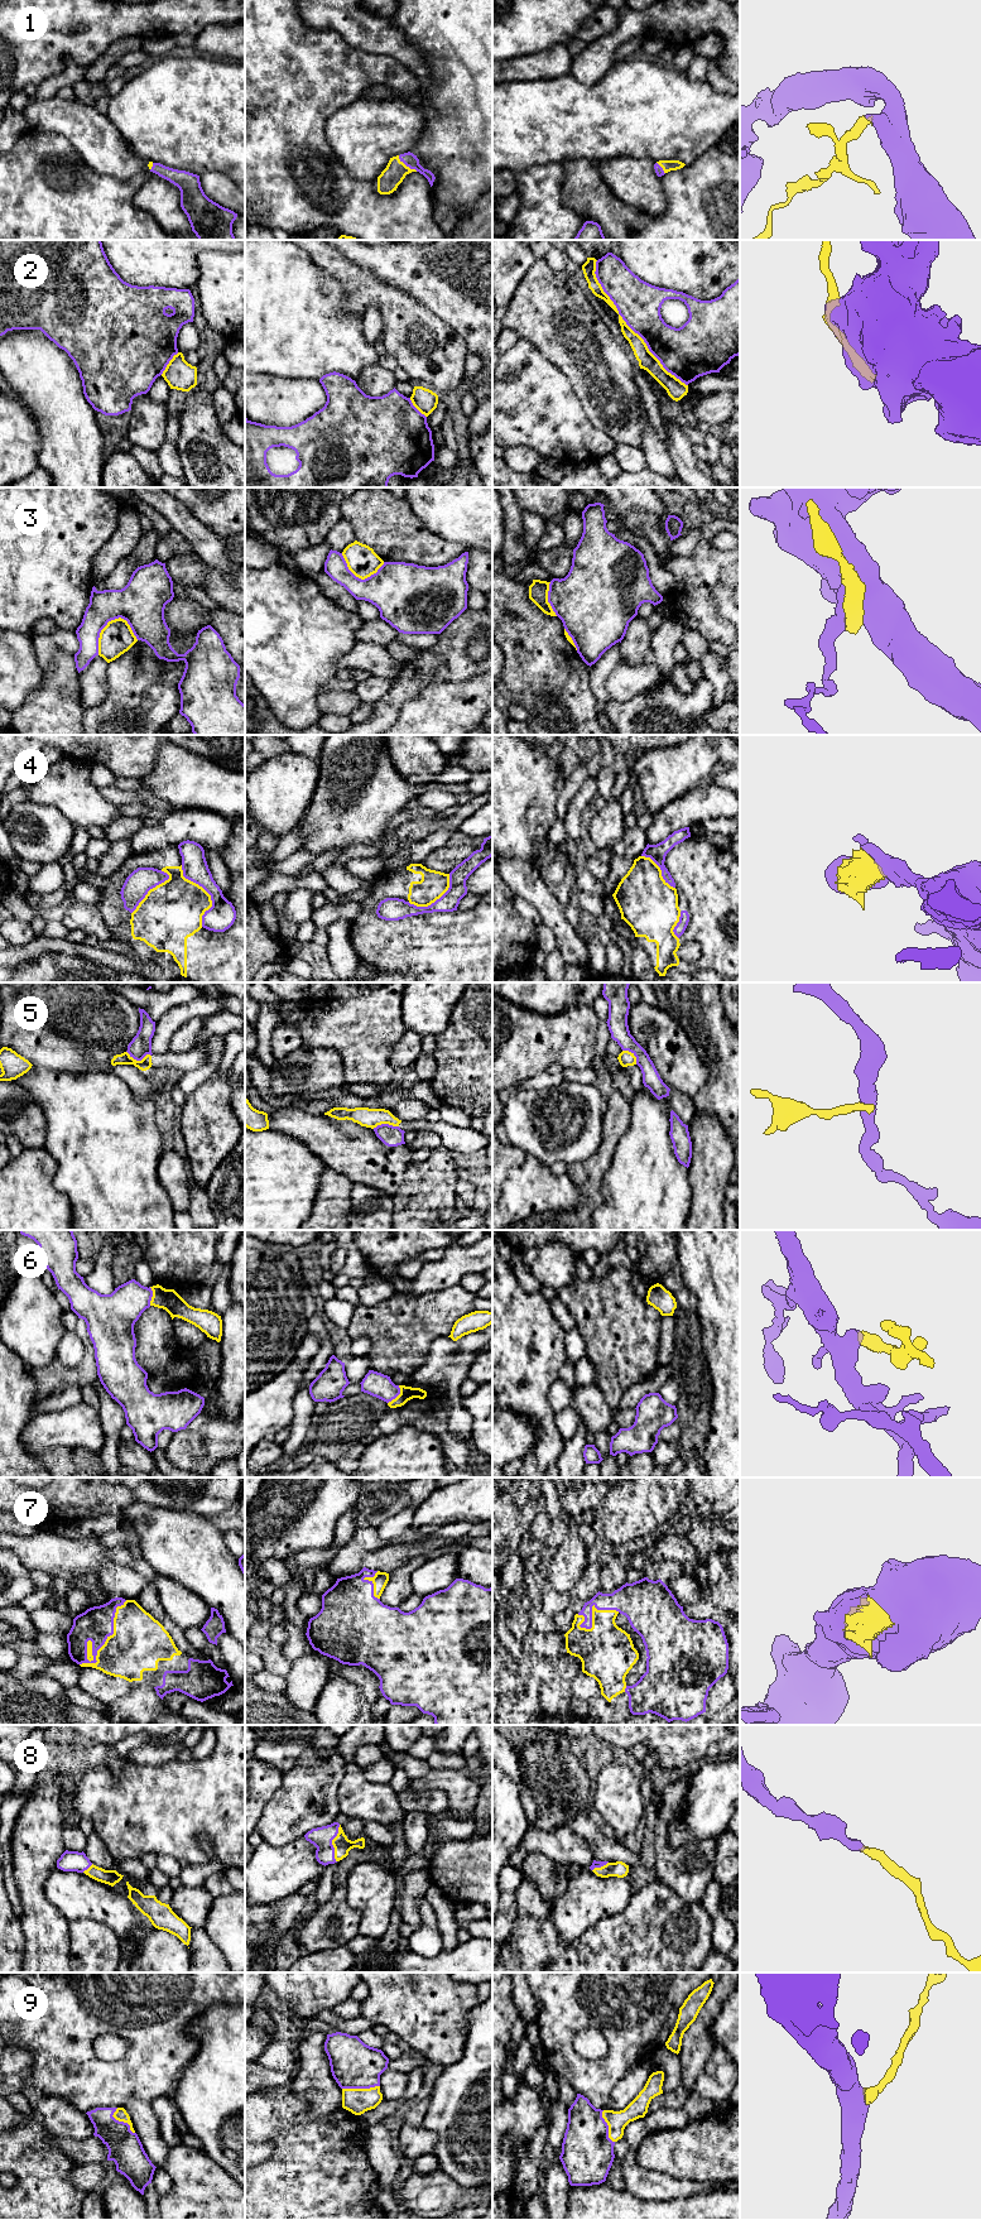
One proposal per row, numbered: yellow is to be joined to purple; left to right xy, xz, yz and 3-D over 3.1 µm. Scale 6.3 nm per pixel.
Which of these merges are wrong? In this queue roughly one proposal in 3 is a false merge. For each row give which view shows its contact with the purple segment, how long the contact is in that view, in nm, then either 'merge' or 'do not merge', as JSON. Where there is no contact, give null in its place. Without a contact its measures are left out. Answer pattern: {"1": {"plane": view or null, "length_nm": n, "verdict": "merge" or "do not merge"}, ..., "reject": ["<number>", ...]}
{"1": {"plane": "xz", "length_nm": 160, "verdict": "merge"}, "2": {"plane": "yz", "length_nm": 1000, "verdict": "do not merge"}, "3": {"plane": "xy", "length_nm": 300, "verdict": "do not merge"}, "4": {"plane": "xy", "length_nm": 420, "verdict": "do not merge"}, "5": {"plane": "xy", "length_nm": 160, "verdict": "do not merge"}, "6": {"plane": "xz", "length_nm": 140, "verdict": "merge"}, "7": {"plane": "xy", "length_nm": 500, "verdict": "merge"}, "8": {"plane": "xz", "length_nm": 240, "verdict": "merge"}, "9": {"plane": "xz", "length_nm": 240, "verdict": "merge"}, "reject": ["2", "3", "4", "5"]}

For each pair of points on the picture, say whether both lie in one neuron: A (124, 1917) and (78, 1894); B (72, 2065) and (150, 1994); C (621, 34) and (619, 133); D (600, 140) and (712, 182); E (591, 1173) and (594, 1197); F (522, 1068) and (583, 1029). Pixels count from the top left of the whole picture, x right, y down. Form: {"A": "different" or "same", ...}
{"A": "same", "B": "same", "C": "different", "D": "different", "E": "same", "F": "same"}

